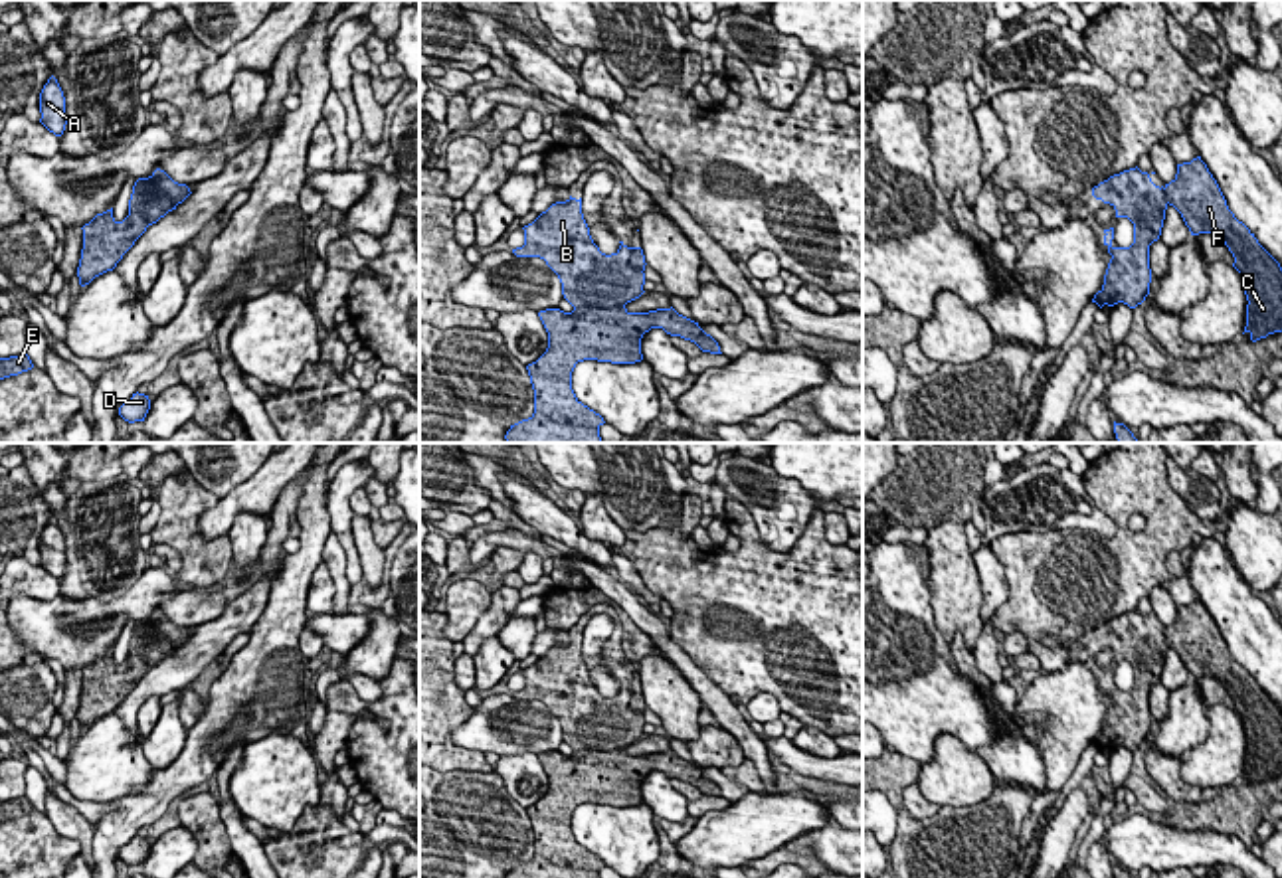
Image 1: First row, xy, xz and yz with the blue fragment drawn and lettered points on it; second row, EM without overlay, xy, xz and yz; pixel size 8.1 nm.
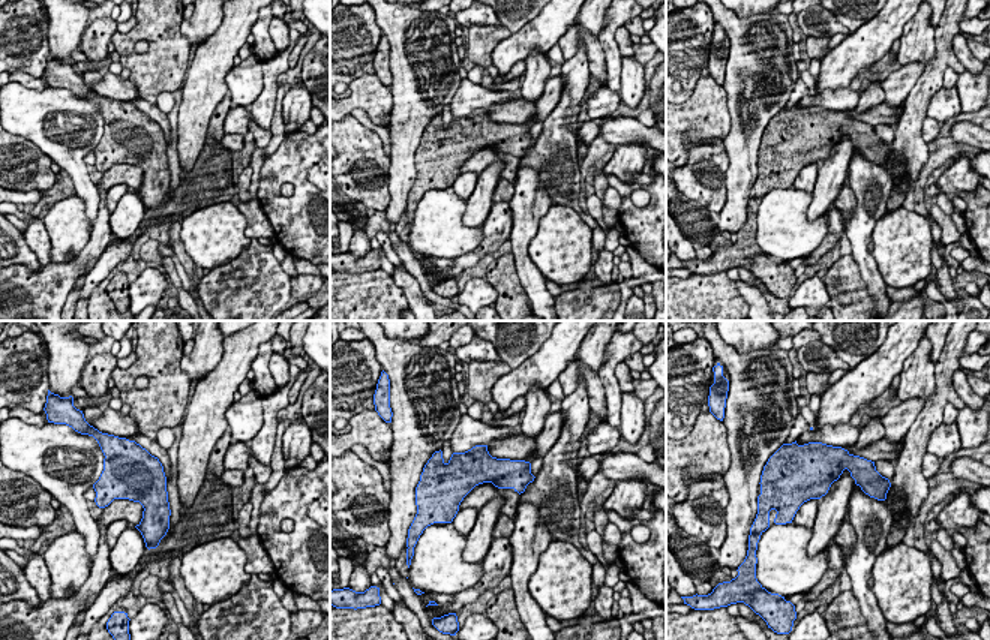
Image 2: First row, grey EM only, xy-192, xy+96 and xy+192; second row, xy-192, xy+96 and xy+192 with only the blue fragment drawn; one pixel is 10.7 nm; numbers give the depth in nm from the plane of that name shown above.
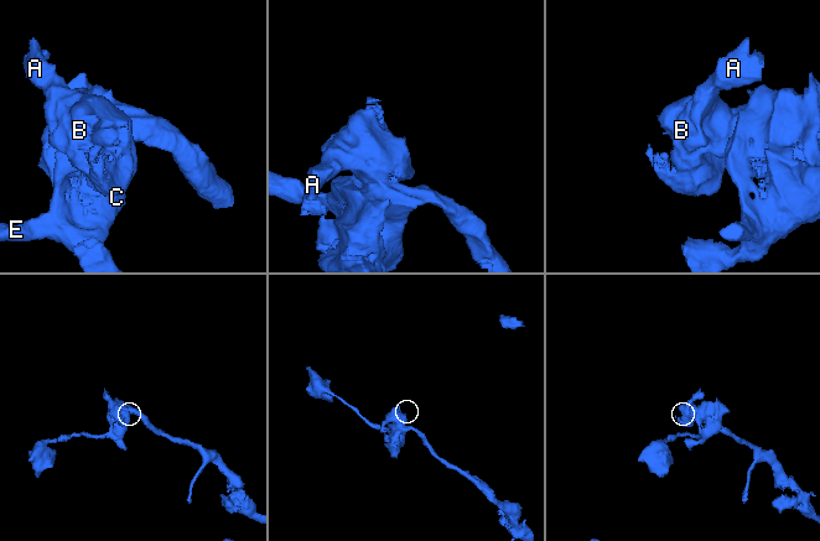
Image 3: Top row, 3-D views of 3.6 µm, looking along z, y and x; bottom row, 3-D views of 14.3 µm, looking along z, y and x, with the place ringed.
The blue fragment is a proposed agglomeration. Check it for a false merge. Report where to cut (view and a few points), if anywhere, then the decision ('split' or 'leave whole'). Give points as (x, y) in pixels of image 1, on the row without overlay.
cut xz (624, 746), (574, 752); split

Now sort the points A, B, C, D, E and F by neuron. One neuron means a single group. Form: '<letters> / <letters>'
A B / C D E F

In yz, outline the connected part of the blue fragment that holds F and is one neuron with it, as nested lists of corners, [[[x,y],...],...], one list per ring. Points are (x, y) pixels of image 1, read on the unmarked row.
[[[1201,599],[1177,607],[1175,621],[1163,633],[1167,647],[1181,657],[1191,678],[1215,676],[1233,696],[1233,710],[1246,730],[1244,775],[1250,777],[1250,783],[1282,775],[1282,710],[1229,653]]]

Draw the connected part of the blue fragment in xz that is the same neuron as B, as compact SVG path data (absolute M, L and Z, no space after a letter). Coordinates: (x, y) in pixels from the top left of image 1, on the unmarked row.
M582 641L552 647L522 672L524 688L512 696L544 702L574 751L613 751L645 736L643 692L619 684L615 696L601 696L584 662Z

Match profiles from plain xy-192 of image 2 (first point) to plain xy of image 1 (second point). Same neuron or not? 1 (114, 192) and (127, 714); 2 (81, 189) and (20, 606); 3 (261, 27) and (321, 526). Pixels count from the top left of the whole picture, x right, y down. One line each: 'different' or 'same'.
1: different
2: same
3: different

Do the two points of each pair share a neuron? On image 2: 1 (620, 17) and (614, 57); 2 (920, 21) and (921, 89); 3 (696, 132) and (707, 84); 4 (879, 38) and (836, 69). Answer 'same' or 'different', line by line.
1: same
2: different
3: same
4: same

